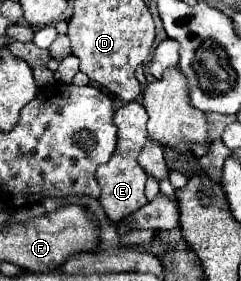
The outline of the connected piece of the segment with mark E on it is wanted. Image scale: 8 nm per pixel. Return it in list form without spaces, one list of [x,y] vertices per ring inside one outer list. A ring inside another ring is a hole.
[[[136,100],[124,104],[122,108],[118,108],[114,112],[114,124],[118,128],[118,144],[116,144],[112,158],[106,164],[98,166],[98,170],[96,170],[96,180],[98,180],[100,190],[102,190],[98,200],[100,200],[106,216],[112,222],[120,222],[122,218],[136,212],[138,208],[142,208],[148,202],[144,196],[146,174],[138,164],[138,154],[146,142],[146,122],[148,122],[148,114],[146,114],[144,106]]]

